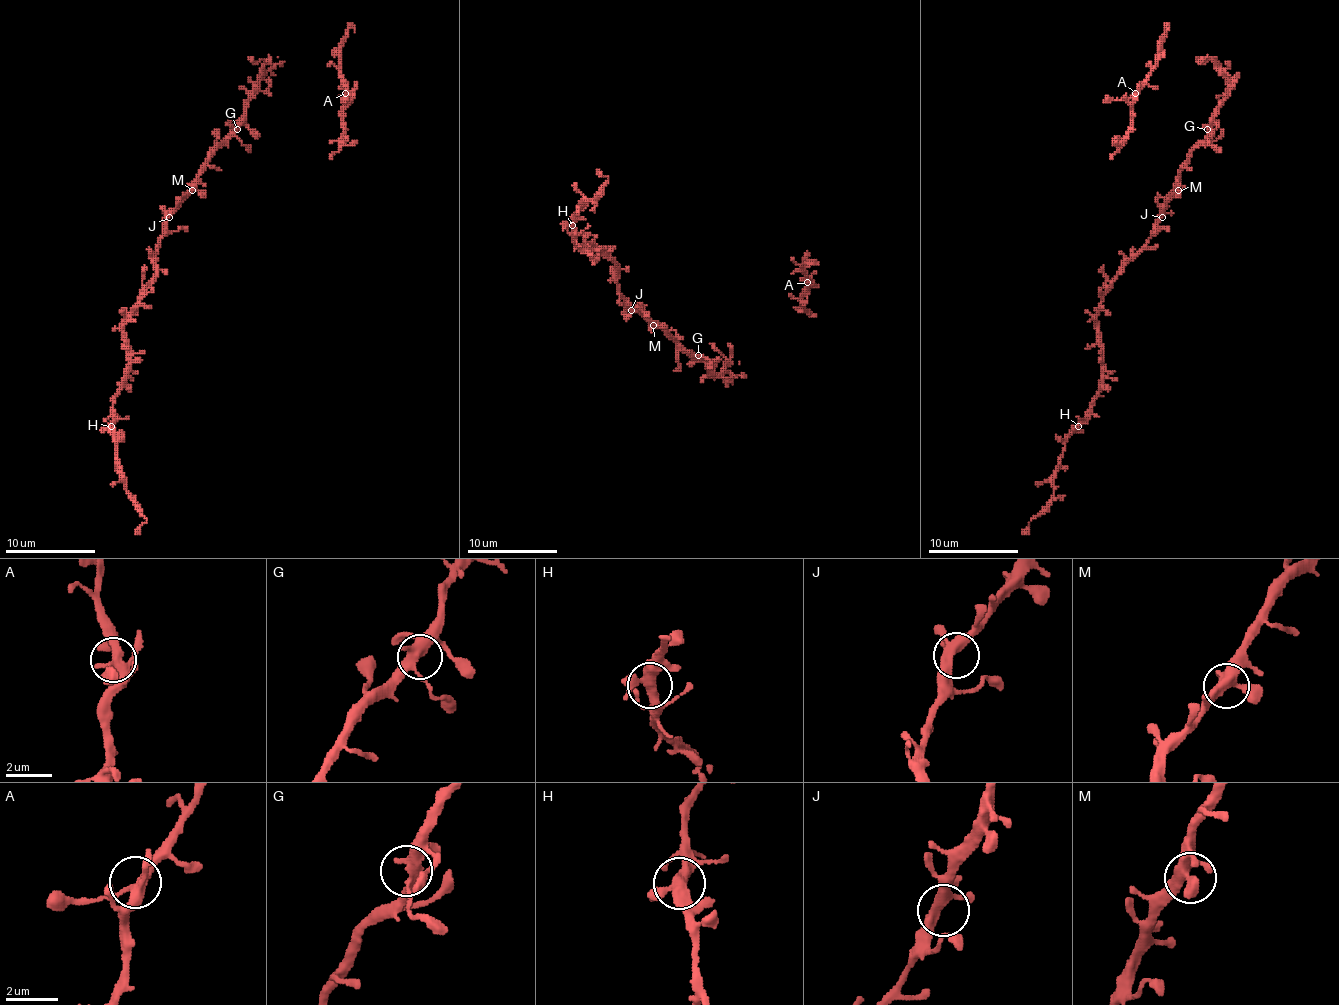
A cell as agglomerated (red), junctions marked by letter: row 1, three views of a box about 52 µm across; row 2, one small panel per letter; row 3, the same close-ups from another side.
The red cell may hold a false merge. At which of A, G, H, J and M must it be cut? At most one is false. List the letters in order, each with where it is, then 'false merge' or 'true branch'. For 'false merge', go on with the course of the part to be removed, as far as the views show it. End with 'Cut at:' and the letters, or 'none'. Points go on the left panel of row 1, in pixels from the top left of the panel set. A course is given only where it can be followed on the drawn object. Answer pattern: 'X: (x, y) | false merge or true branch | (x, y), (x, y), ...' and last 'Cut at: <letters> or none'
A: (345, 93) | true branch
G: (237, 129) | true branch
H: (111, 426) | true branch
J: (169, 217) | true branch
M: (192, 190) | true branch
Cut at: none

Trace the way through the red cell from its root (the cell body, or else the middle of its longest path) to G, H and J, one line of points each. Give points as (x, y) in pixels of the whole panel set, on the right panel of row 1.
G: (1164, 204), (1187, 156), (1205, 138), (1207, 129)
H: (1164, 204), (1155, 233), (1121, 269), (1097, 312), (1101, 389), (1092, 412), (1078, 425)
J: (1164, 204), (1162, 217)

